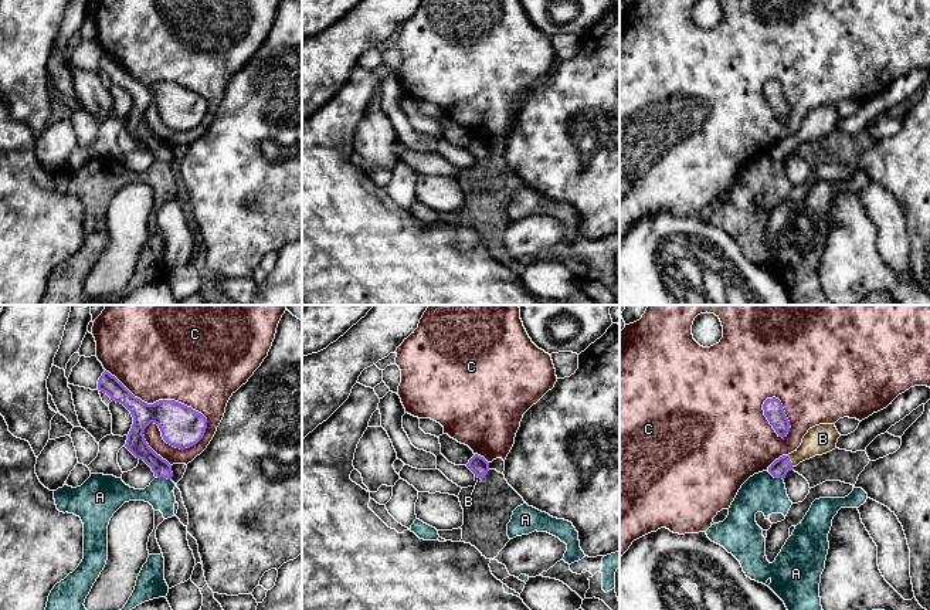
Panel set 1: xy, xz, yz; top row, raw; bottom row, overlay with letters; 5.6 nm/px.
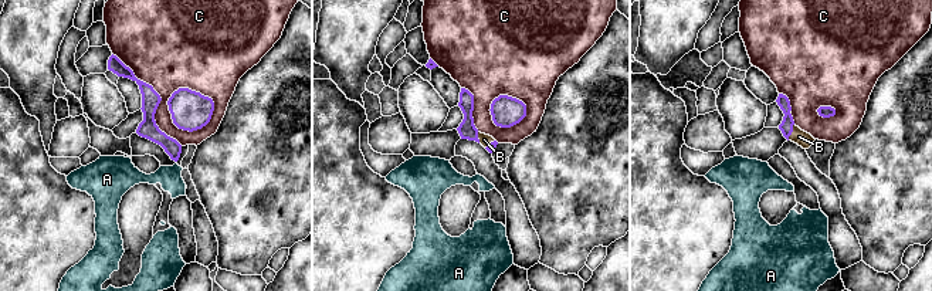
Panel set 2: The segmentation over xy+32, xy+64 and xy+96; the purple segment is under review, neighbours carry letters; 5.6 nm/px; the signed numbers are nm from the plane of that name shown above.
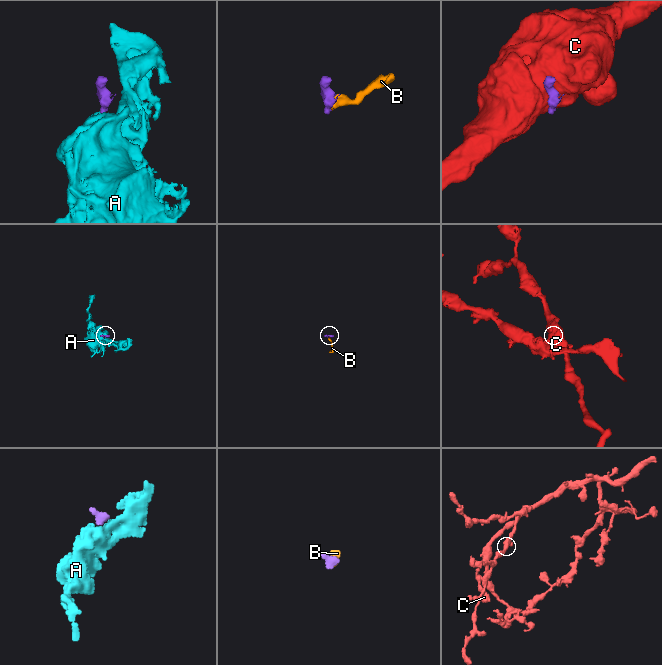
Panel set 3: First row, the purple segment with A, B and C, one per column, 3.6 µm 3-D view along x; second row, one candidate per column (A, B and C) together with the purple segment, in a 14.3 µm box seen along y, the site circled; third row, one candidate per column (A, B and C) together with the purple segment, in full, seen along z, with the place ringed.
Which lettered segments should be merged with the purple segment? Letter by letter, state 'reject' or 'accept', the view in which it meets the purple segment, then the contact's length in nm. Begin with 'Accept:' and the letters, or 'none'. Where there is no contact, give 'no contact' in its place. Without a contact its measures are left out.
Accept: B
A: reject; contact in yz; length 110 nm
B: accept; contact in yz; length 80 nm
C: reject; contact in xy; length 700 nm

